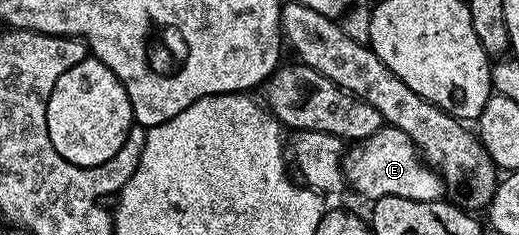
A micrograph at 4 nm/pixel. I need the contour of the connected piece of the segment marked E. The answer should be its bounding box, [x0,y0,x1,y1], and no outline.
[342,126,444,202]

